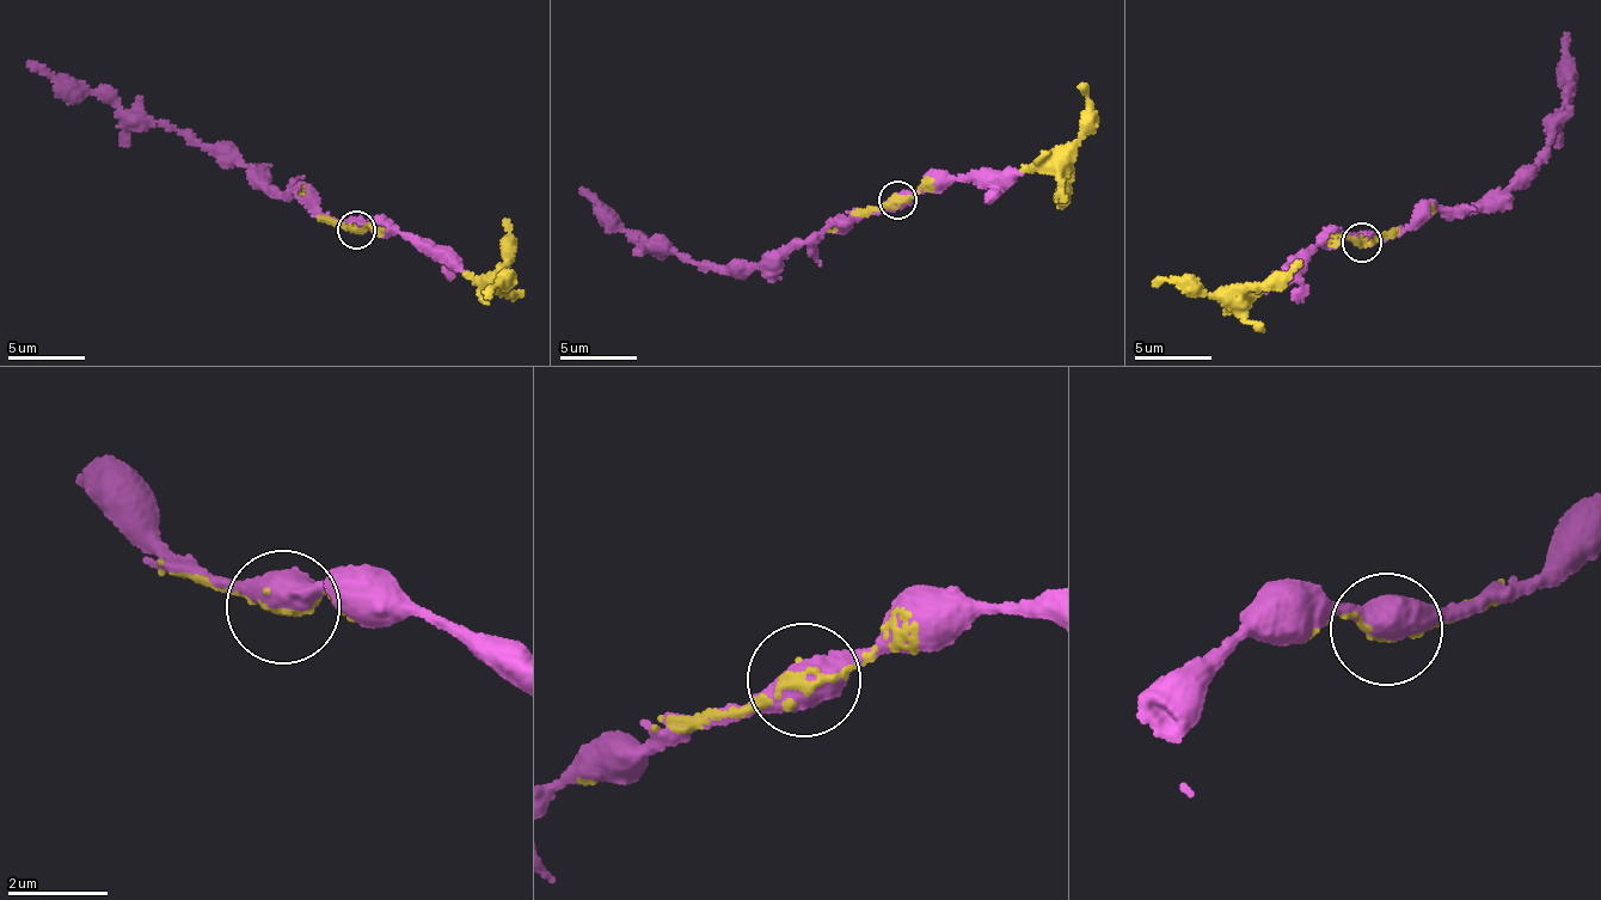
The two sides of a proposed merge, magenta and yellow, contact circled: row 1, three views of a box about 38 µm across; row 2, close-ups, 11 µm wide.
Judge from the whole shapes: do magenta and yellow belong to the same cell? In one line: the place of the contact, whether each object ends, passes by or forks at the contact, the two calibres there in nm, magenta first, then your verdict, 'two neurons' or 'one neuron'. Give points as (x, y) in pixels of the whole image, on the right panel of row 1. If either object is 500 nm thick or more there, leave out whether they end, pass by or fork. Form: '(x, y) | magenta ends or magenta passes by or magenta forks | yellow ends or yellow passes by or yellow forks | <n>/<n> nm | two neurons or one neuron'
(1362, 242) | 550/100 nm | one neuron

